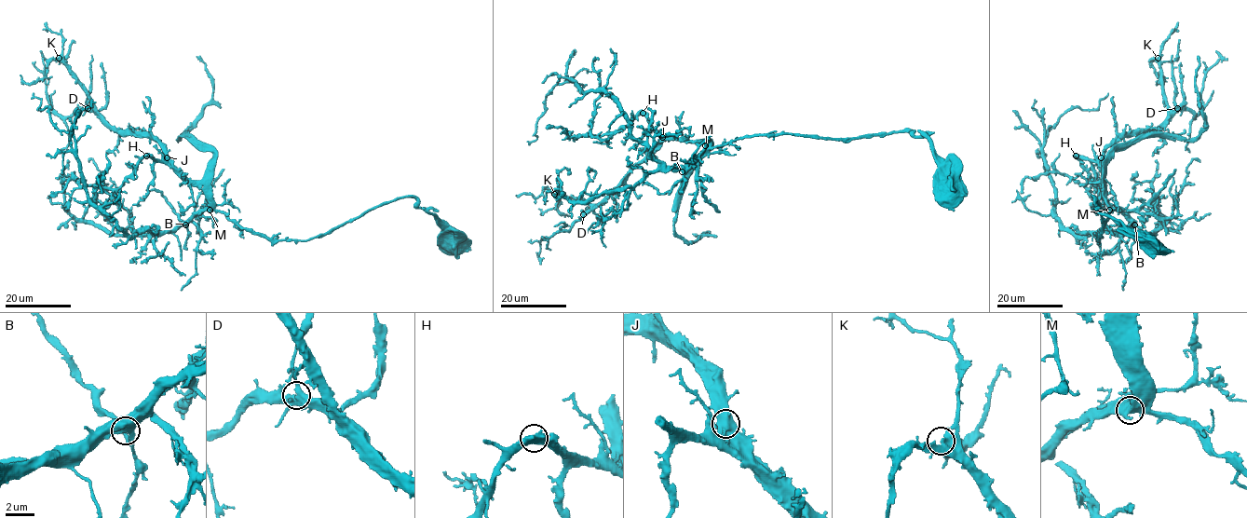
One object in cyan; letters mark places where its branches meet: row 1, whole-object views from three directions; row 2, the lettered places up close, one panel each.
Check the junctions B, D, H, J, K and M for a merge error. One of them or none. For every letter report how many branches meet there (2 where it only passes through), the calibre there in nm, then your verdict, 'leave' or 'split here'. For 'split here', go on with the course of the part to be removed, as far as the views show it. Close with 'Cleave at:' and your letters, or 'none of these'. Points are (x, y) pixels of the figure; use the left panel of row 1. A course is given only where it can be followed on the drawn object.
B: branches 2; calibre 500 nm; leave
D: branches 3; calibre 480 nm; leave
H: branches 2; calibre 600 nm; leave
J: branches 2; calibre 650 nm; leave
K: branches 2; calibre 400 nm; leave
M: branches 3; calibre 440 nm; leave
Cleave at: none of these

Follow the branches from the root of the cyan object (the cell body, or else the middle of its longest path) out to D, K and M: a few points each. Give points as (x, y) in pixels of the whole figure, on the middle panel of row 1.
D: (949, 189), (929, 142), (913, 131), (853, 138), (779, 133), (715, 147), (663, 139), (583, 214)
K: (949, 189), (929, 142), (891, 131), (760, 135), (715, 147), (663, 139), (599, 203), (554, 194)
M: (949, 189), (951, 183), (929, 142), (913, 131), (853, 138), (779, 133), (705, 145)

